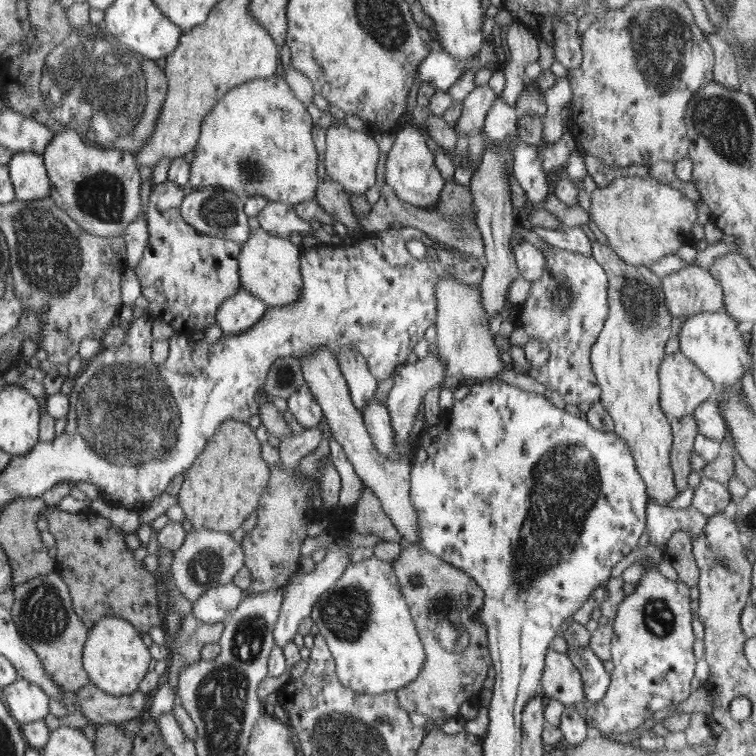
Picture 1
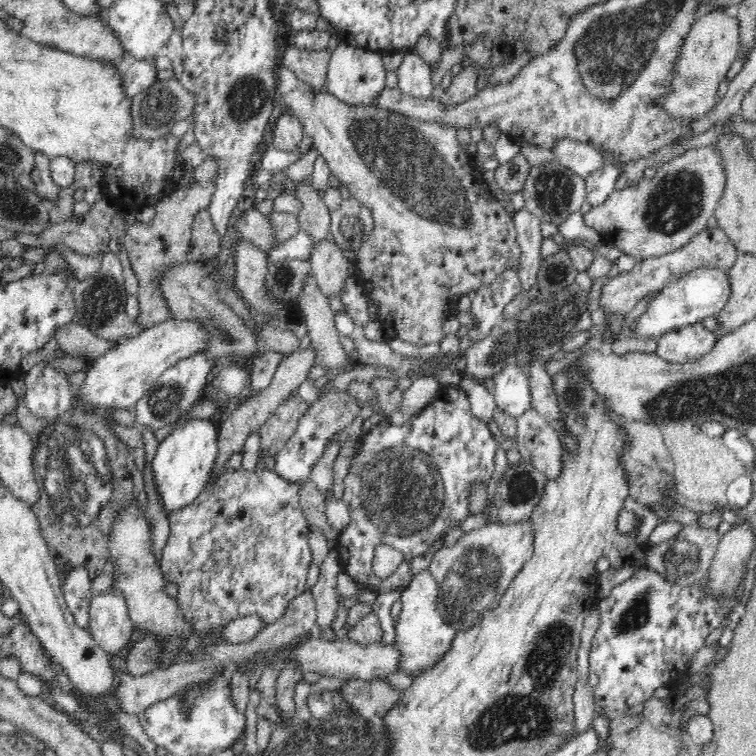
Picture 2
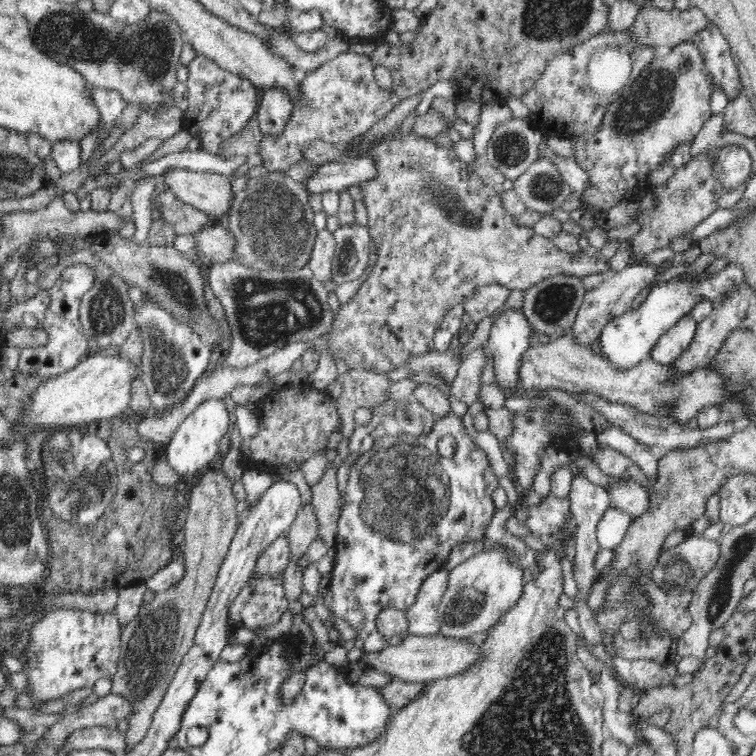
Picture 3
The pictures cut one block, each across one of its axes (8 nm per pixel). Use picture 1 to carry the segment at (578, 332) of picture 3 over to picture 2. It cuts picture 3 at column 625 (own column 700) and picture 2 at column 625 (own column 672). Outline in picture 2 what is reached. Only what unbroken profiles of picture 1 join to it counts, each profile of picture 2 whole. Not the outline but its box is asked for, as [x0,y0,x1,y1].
[600,227,737,317]

